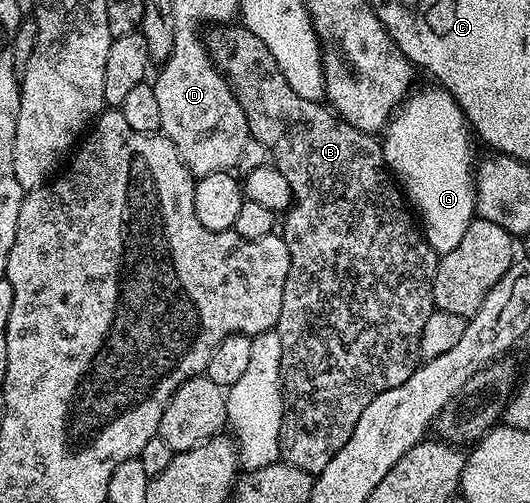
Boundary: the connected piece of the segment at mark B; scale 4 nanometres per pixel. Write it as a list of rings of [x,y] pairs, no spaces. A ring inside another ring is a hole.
[[[230,23],[225,25],[214,25],[211,33],[205,34],[206,49],[210,58],[214,60],[230,85],[230,90],[236,95],[240,107],[244,111],[244,119],[248,119],[250,136],[255,141],[264,143],[264,147],[270,149],[272,164],[283,173],[284,179],[293,193],[293,204],[285,211],[286,222],[281,222],[280,235],[288,247],[290,266],[288,267],[288,279],[284,279],[284,299],[280,299],[280,319],[276,326],[280,335],[280,379],[282,380],[282,399],[284,408],[282,410],[282,430],[278,447],[281,460],[287,465],[295,465],[304,471],[317,475],[332,463],[332,455],[348,443],[348,435],[356,427],[356,419],[384,391],[392,387],[400,387],[404,379],[419,364],[420,354],[418,344],[420,343],[420,331],[424,331],[424,323],[428,323],[428,315],[436,312],[434,308],[434,276],[438,270],[439,254],[434,248],[427,244],[419,226],[415,224],[412,217],[402,217],[402,209],[394,209],[394,197],[382,197],[382,193],[390,193],[391,185],[386,181],[391,178],[383,160],[382,146],[371,134],[352,127],[341,117],[335,115],[325,104],[300,99],[292,87],[288,87],[288,79],[284,79],[284,71],[276,67],[276,59],[272,59],[272,51],[264,47],[264,39],[256,39],[252,31],[248,31],[241,23]]]

